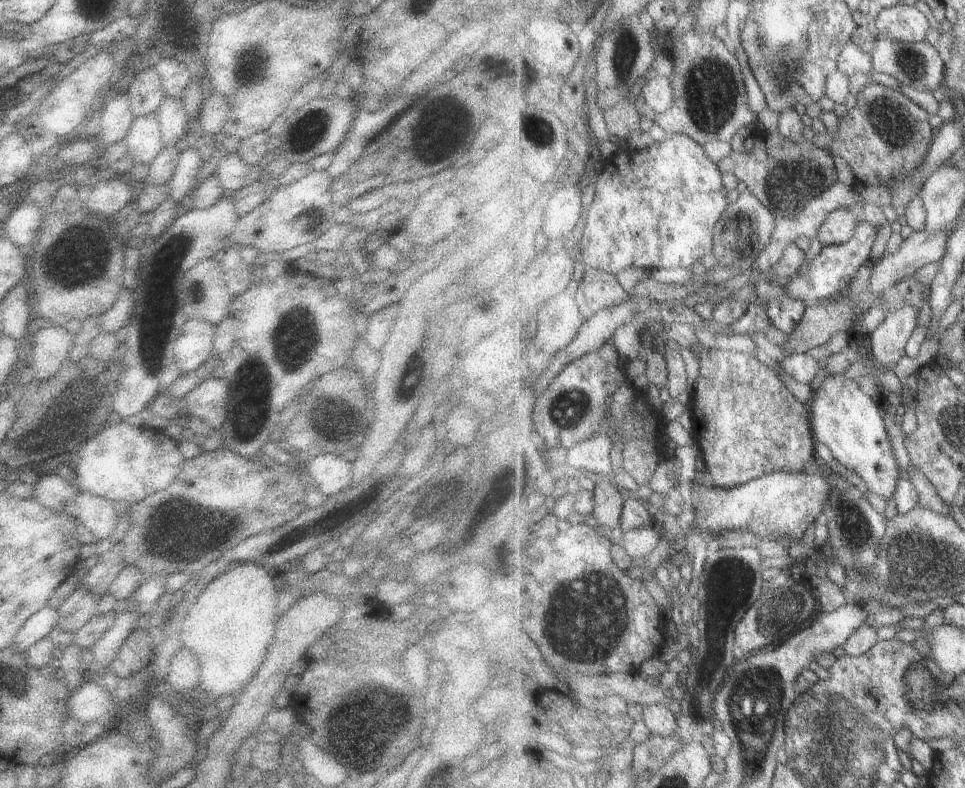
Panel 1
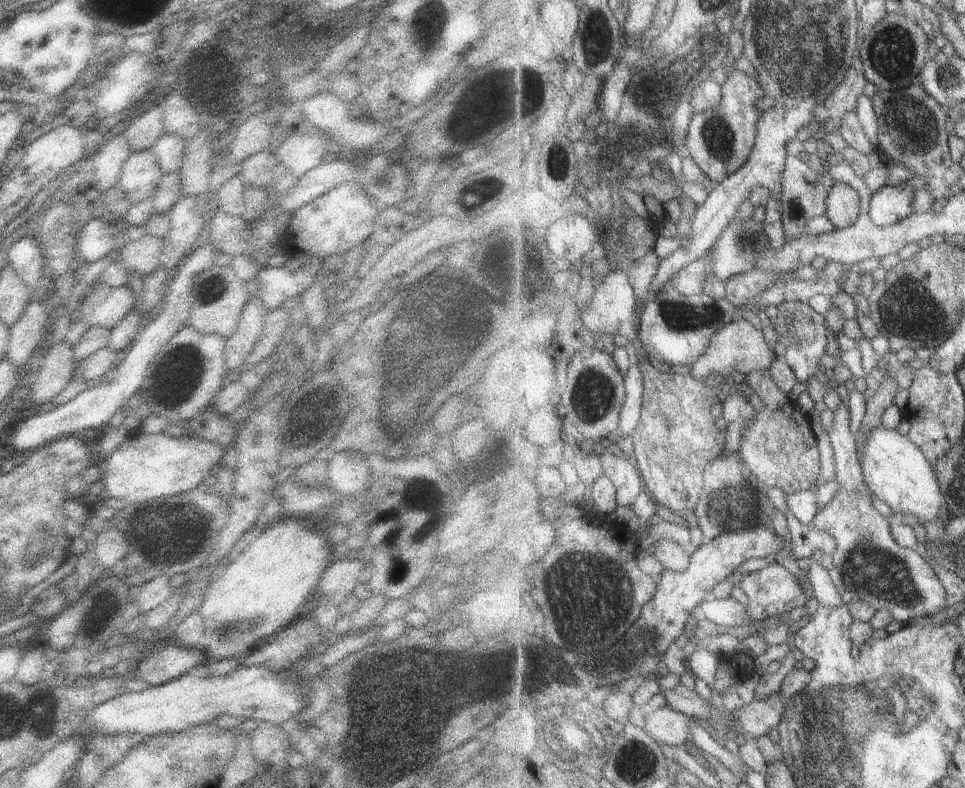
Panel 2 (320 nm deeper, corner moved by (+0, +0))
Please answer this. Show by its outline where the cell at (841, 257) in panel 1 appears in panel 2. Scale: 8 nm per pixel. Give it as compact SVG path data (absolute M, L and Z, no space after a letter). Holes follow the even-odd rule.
M885 185L870 200L869 219L880 227L891 226L914 212L915 197L915 188L907 185Z

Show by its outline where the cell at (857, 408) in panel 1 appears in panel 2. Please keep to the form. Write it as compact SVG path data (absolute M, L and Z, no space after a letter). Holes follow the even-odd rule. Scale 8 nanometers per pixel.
M882 425L874 428L866 439L861 462L864 479L870 492L874 498L886 502L895 513L910 514L921 525L937 522L937 518L942 518L943 524L949 520L948 500L935 468L908 435L902 436L896 430L887 430Z

